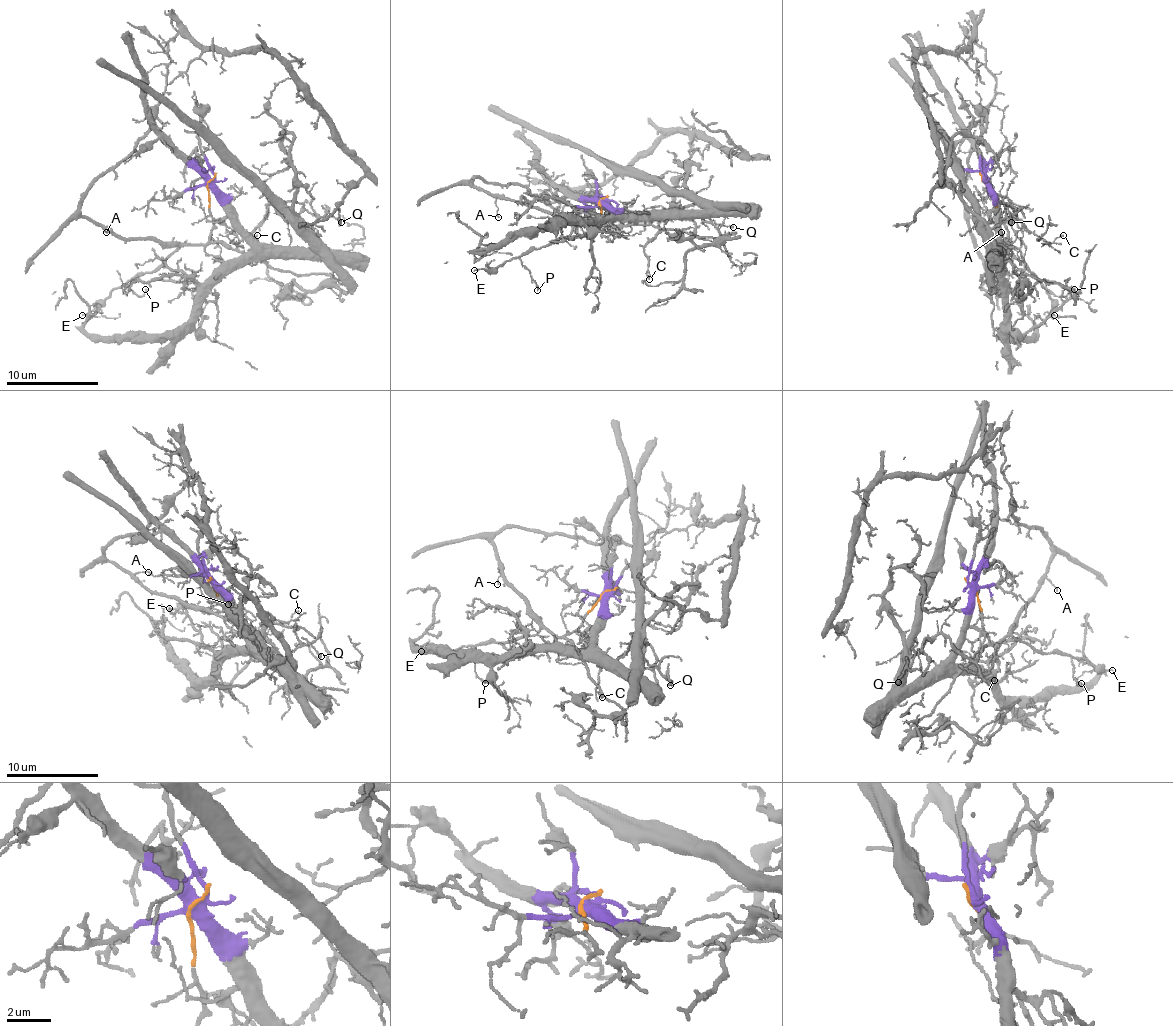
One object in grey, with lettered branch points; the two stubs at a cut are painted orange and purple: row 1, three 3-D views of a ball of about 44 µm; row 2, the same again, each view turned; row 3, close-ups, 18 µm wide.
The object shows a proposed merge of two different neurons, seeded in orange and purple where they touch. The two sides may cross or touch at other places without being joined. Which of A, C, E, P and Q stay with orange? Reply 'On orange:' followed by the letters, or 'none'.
On orange: A, E, P

